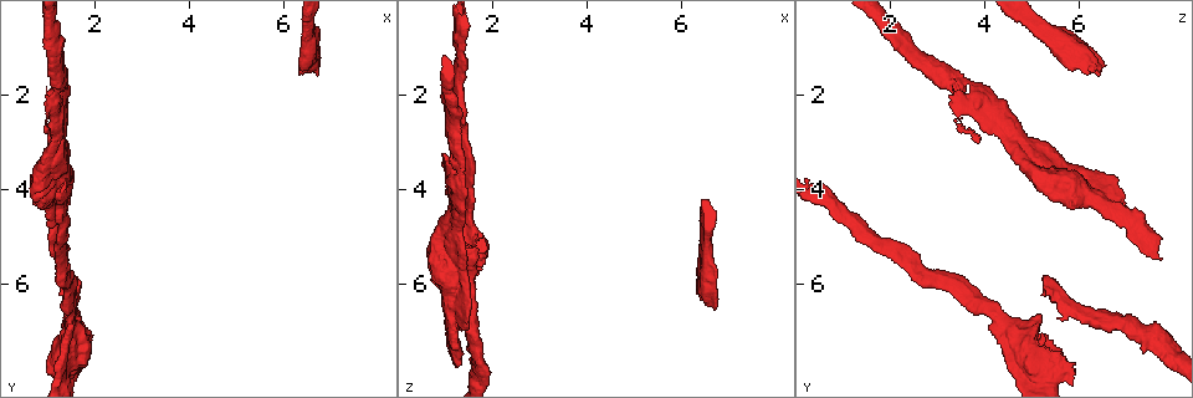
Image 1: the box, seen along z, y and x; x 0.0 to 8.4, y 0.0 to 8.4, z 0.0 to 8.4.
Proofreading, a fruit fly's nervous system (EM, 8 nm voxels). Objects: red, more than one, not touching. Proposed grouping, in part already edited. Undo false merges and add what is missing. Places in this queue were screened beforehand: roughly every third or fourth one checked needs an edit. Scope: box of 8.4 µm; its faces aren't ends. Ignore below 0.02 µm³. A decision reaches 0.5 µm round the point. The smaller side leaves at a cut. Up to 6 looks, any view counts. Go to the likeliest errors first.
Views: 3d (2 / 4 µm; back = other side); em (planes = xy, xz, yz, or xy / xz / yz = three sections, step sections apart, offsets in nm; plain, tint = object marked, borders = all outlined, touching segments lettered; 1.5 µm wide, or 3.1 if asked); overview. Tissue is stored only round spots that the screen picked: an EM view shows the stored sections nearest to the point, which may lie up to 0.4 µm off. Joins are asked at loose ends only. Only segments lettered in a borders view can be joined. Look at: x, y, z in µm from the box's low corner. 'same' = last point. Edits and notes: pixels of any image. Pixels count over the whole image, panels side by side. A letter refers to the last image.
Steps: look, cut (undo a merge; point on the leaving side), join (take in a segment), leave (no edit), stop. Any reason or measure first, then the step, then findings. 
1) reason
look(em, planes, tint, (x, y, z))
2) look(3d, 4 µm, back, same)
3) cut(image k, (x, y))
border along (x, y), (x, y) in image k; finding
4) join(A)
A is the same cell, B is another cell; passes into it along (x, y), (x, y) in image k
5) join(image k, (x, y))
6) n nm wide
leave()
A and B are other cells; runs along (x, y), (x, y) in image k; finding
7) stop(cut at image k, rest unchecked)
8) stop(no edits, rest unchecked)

free end
look(em, planes, borders, (6.75, 1.40, 6.55))

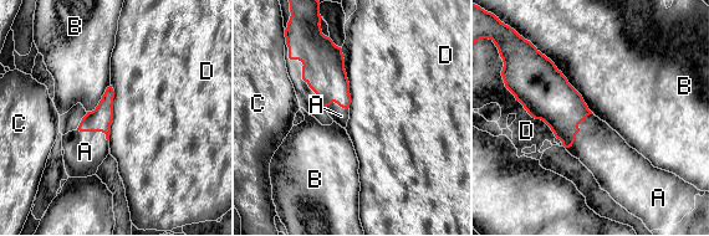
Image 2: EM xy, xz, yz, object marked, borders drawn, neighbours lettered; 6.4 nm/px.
join(A)
A is the same cell, B, C and D are other cells; passes into it along (555, 101), (579, 131), (602, 150) in image 2; the neuron continues

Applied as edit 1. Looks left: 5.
look(overview)

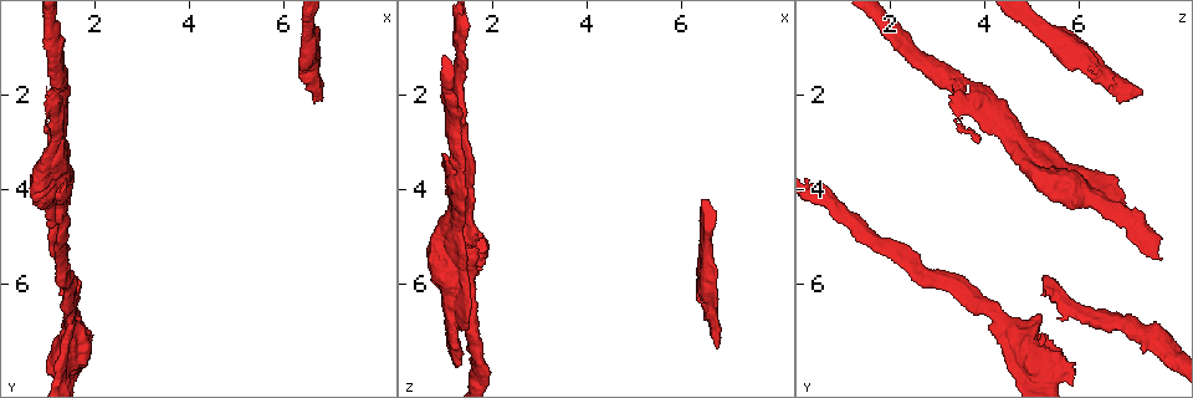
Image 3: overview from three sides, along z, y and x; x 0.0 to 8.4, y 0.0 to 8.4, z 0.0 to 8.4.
look(3d, 4 µm, (1.20, 5.45, 7.75))

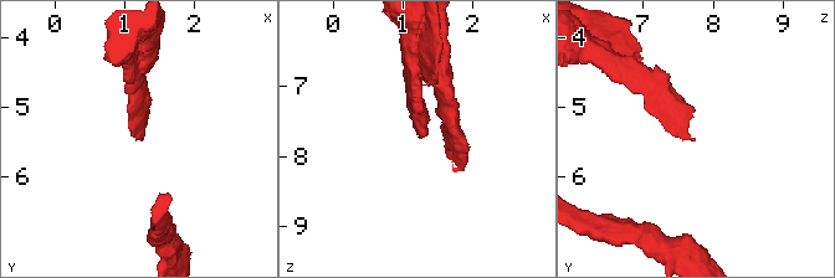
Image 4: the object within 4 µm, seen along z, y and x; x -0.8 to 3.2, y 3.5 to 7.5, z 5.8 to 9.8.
now the EM
look(em, planes, borders, (1.20, 5.45, 7.80))

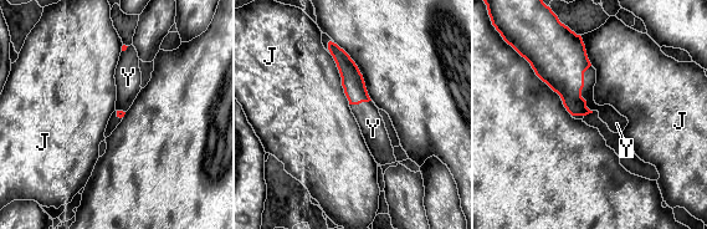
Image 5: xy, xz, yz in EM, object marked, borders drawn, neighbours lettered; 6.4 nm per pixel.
join(Y)
Y is the same cell, J is another cell; passes into it along (559, 59), (582, 88), (608, 113) in image 5; the neuron continues

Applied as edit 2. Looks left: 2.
branch stops here
look(em, yz, step 4, tint, (1.65, 7.35, 5.65))

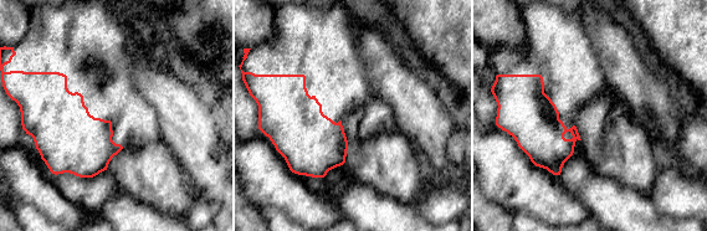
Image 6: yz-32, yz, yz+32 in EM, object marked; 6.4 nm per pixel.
another direction
look(em, planes, borders, same)

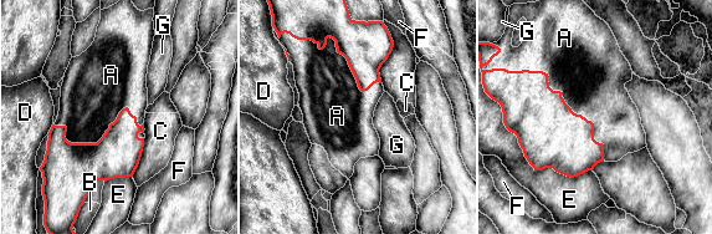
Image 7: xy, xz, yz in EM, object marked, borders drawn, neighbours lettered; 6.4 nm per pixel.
join(A)
A is the same cell, B, C, D, E, F and G are other cells; passes into it along (552, 136), (570, 110), (592, 77) in image 7; it goes on there

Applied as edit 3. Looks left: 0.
stop(join at image 2, join at image 5, join at image 7, rest unchecked)

